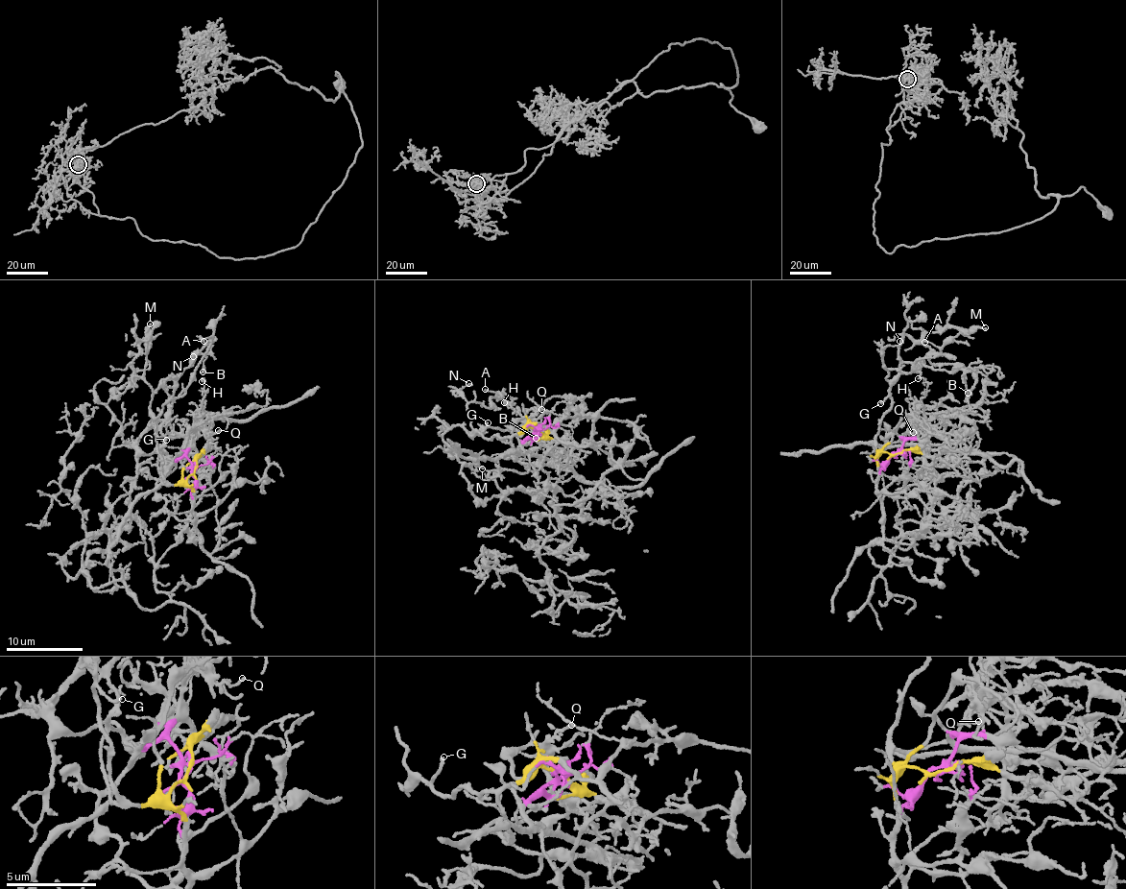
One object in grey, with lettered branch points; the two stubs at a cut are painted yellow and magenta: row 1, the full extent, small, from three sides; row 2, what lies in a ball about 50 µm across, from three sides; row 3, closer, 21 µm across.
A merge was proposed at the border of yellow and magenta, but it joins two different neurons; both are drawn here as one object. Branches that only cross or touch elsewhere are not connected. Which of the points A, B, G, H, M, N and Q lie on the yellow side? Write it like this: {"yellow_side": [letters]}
{"yellow_side": ["A", "B", "G", "M", "N"]}

